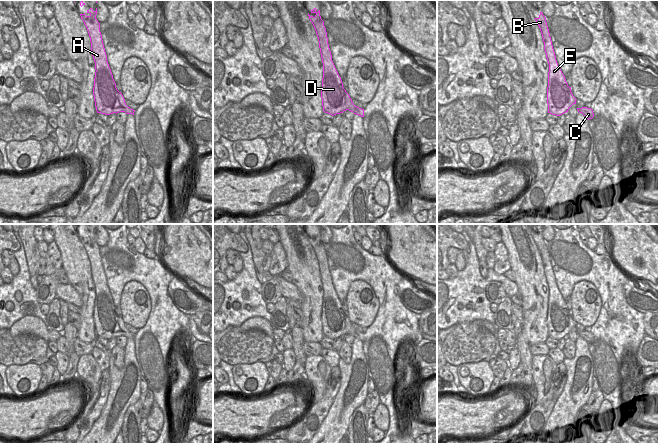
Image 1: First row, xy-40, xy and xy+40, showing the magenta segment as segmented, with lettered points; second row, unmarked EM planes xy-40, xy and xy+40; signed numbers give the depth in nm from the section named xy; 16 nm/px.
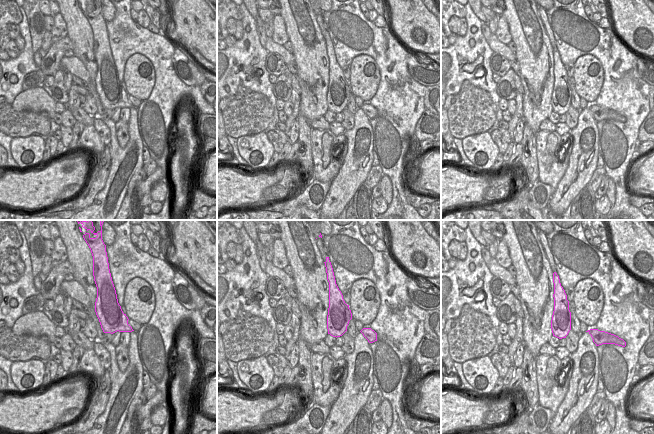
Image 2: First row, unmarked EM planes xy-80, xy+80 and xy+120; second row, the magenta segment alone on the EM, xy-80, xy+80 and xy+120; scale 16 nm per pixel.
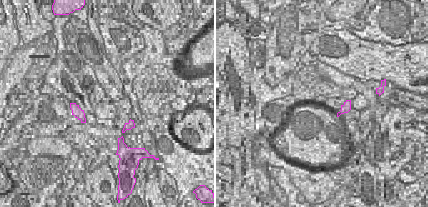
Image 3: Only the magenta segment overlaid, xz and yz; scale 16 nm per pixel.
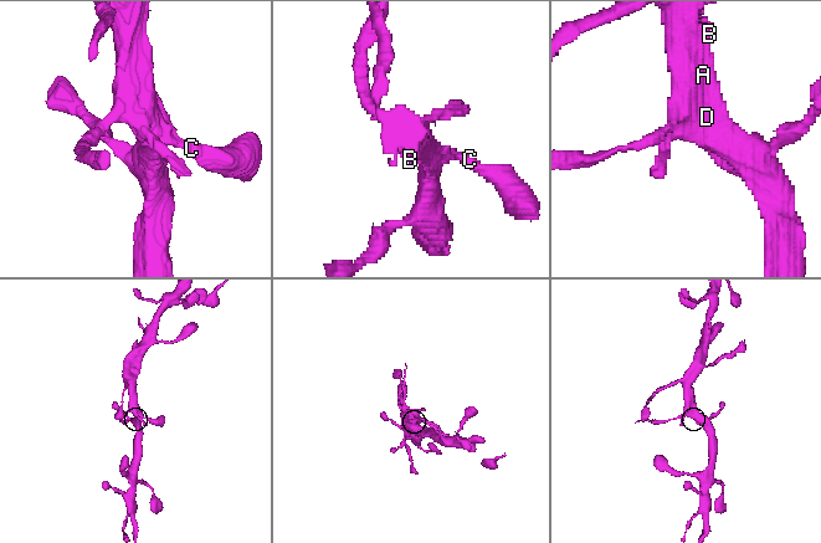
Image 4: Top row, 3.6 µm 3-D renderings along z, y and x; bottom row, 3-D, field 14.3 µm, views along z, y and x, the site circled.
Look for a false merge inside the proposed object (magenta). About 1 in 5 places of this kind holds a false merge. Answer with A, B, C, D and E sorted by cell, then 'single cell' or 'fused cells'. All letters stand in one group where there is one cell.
A B C D E | single cell

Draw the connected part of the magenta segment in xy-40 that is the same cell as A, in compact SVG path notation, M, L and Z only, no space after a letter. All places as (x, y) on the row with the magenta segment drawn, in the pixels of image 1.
M97 8L87 10L89 16L80 14L91 42L92 56L95 62L95 78L93 95L97 113L110 115L112 113L125 112L134 115L135 110L128 107L121 92L116 88L111 69L107 61L100 23L96 19Z

